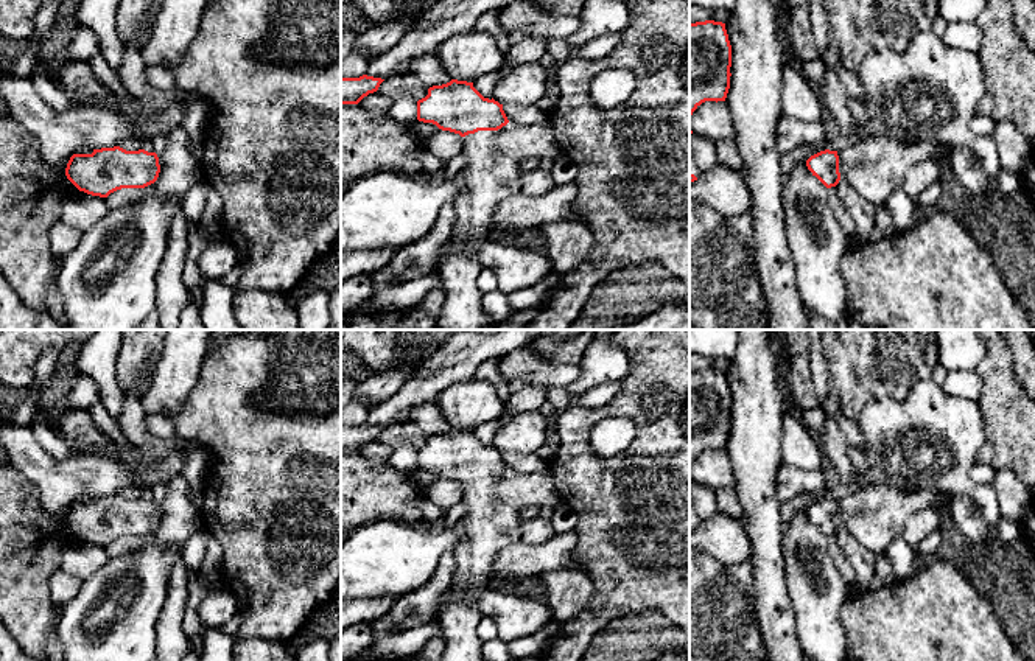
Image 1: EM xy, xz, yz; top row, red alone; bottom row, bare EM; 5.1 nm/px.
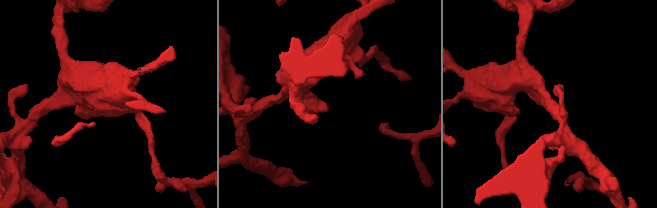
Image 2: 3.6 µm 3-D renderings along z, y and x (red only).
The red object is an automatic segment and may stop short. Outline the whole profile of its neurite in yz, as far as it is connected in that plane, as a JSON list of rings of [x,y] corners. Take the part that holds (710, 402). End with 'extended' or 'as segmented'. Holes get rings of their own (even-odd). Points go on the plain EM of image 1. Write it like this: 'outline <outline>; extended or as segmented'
outline [[[689,372],[689,467],[705,449],[725,449],[730,415],[732,393],[725,372]]]; as segmented

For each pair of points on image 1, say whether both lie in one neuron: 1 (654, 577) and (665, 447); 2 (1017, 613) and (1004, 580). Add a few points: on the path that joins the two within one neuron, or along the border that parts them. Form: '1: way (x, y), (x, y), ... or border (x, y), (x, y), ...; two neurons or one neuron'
1: way (654, 545), (663, 479); one neuron
2: way (1013, 605), (1004, 588); one neuron

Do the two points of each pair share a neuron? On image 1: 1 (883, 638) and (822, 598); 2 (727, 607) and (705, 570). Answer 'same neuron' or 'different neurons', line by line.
1: different neurons
2: same neuron

